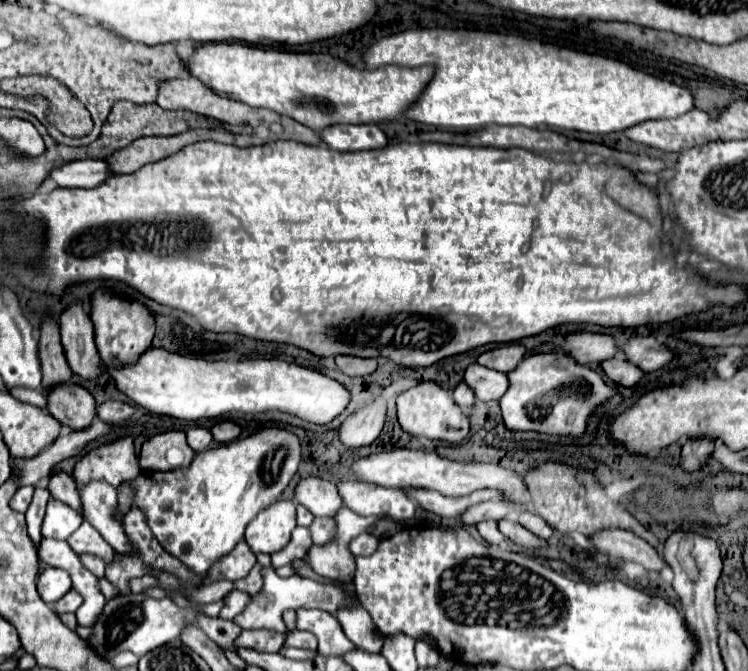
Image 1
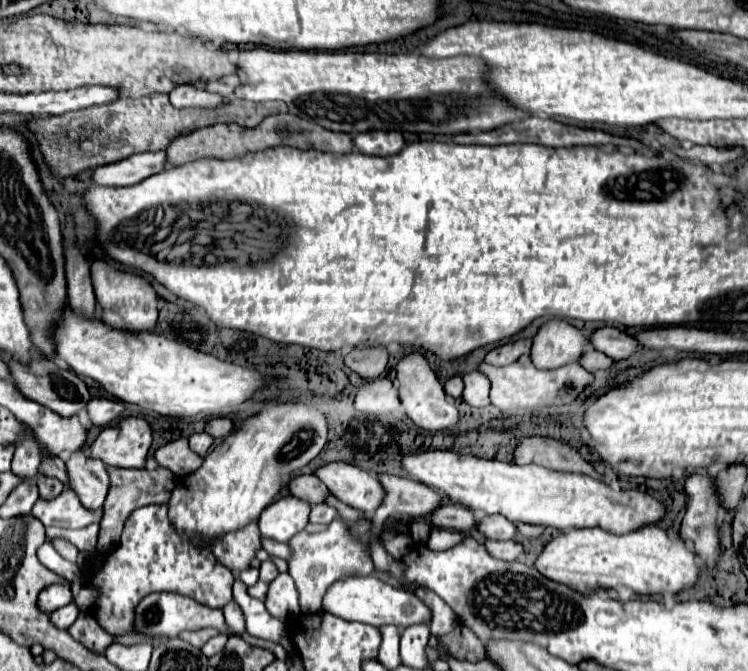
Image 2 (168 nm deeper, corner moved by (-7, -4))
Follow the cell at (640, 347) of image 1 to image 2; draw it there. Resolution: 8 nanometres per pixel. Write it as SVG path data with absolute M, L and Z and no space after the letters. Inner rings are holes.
M606 326L606 328L600 328L596 330L592 336L590 336L590 344L604 352L606 356L610 356L612 360L626 360L626 358L632 358L636 352L642 350L642 346L638 346L636 338L630 336L630 334L624 334L620 332L618 328L612 328L612 326Z

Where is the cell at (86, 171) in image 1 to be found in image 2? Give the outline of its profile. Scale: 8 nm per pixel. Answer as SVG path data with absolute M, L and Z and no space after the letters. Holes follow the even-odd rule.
M142 152L114 164L100 166L92 172L90 178L98 186L132 186L152 176L154 172L160 172L164 164L164 152Z

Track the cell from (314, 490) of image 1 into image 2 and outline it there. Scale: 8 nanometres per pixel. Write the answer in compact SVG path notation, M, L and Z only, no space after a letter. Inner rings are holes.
M302 474L296 476L290 482L290 492L292 496L316 506L316 504L324 504L326 498L330 496L330 490L314 476L314 474Z

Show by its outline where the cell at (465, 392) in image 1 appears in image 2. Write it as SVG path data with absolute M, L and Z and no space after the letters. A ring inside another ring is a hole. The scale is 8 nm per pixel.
M454 376L446 382L446 394L452 396L454 400L458 400L458 402L462 400L462 388L464 388L464 384L462 384L460 376Z

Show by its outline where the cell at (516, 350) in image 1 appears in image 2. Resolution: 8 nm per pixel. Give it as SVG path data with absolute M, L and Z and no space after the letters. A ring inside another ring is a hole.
M520 338L516 342L508 342L504 346L498 346L494 350L490 350L486 354L486 362L494 364L494 366L506 366L512 364L514 360L518 360L524 354L530 354L532 348L532 340L530 338Z

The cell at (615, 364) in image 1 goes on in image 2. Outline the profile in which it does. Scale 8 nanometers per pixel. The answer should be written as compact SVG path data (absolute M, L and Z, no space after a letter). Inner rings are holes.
M588 350L586 352L586 356L582 356L580 358L580 364L588 370L588 372L598 372L598 370L608 370L612 364L614 364L614 360L610 360L606 354L602 354L602 352L598 352L598 350Z

